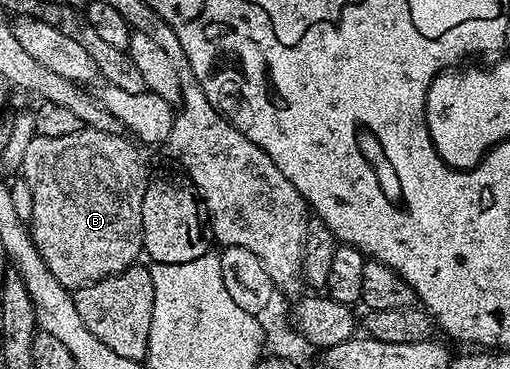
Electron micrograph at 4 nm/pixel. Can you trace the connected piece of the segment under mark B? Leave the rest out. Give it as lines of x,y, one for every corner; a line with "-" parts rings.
84,127
73,135
37,135
26,148
21,176
29,183
29,191
33,191
33,215
29,219
31,238
49,271
57,275
57,283
66,289
74,291
117,275
136,264
144,252
141,203
145,203
149,172
139,154
140,146
126,139
129,140
119,133

